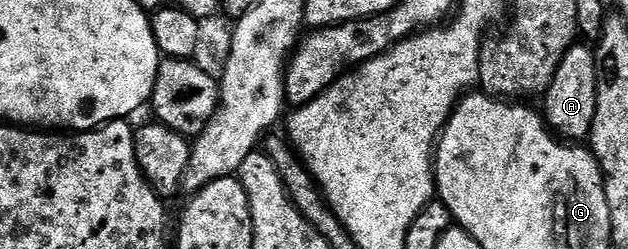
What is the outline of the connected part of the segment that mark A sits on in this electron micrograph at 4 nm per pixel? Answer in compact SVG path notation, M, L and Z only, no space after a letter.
M577 42L572 45L570 50L566 50L566 58L562 58L562 66L558 66L558 74L554 74L554 82L550 82L550 86L548 87L547 92L543 93L542 101L544 100L544 108L542 107L542 115L544 118L544 123L548 125L549 128L552 129L553 133L559 139L565 142L584 142L591 137L592 127L594 126L594 110L598 110L598 86L596 83L598 82L598 70L596 69L596 54L595 51L591 47L588 48L583 42Z

